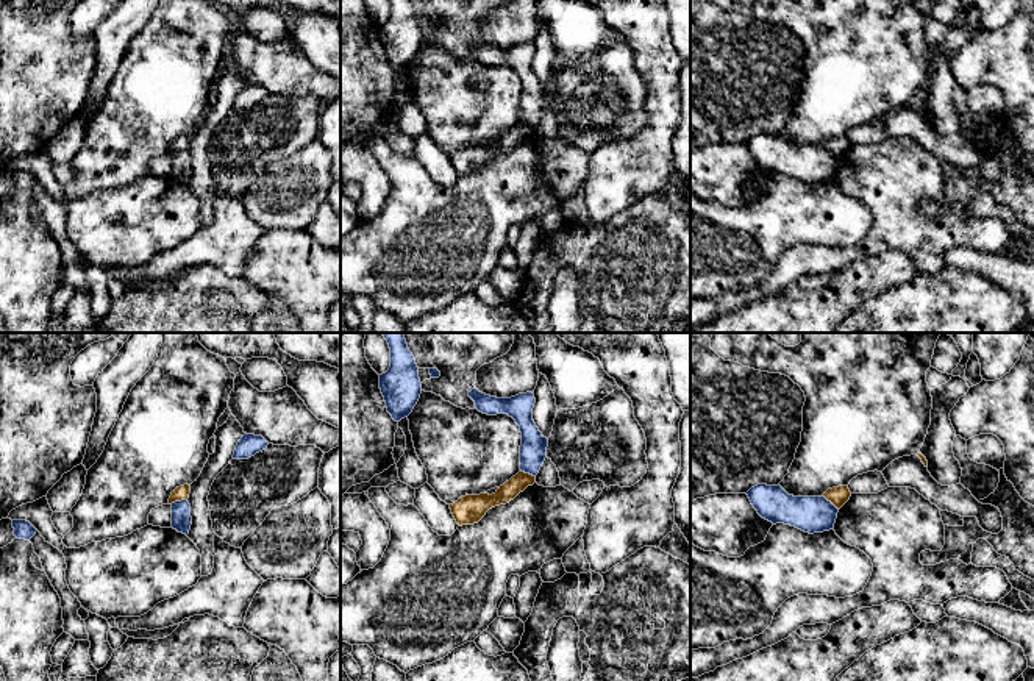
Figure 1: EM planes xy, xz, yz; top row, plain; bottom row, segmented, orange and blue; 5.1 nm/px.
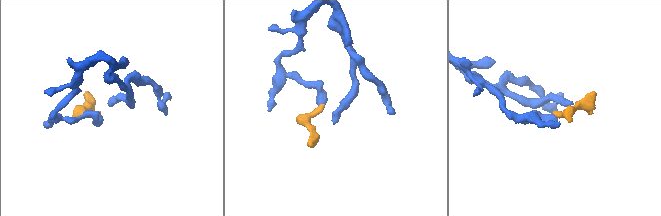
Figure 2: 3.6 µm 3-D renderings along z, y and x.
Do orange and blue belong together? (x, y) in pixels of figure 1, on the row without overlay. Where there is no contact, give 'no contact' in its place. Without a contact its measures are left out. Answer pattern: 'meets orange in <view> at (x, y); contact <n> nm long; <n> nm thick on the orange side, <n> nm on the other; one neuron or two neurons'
meets orange in xy at (178, 150); contact 90 nm long; 70 nm thick on the orange side, 110 nm on the other; two neurons

